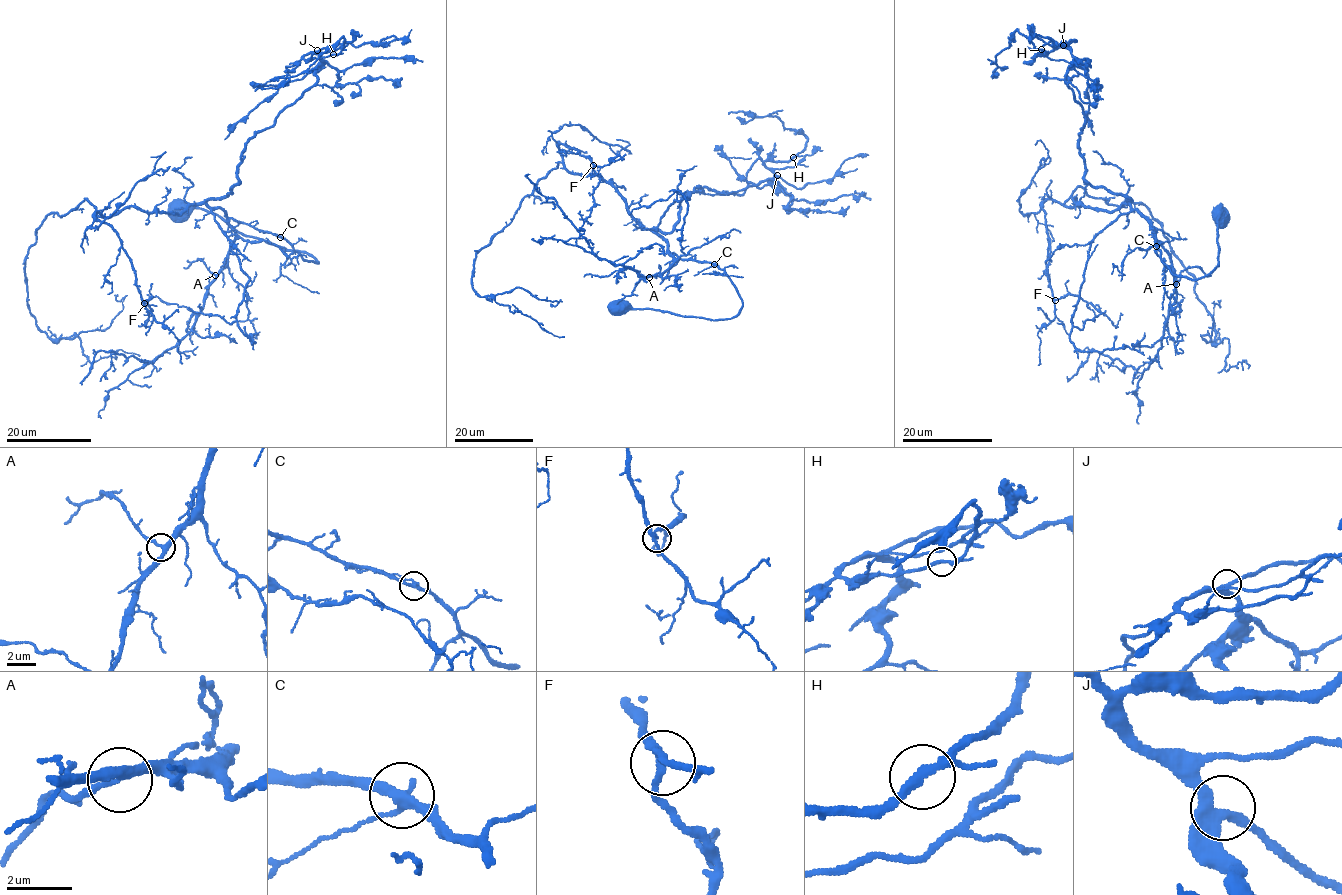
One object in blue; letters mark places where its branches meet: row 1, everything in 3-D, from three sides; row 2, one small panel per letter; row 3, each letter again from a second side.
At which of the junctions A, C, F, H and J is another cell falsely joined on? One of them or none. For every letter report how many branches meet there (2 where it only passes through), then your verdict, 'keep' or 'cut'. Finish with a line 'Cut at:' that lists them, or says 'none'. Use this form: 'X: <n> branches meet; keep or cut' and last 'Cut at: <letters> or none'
A: 3 branches meet; keep
C: 3 branches meet; keep
F: 3 branches meet; keep
H: 3 branches meet; keep
J: 3 branches meet; keep
Cut at: none

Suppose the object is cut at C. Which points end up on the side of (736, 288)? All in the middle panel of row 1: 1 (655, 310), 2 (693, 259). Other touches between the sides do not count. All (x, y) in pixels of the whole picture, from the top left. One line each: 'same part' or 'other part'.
1: same part
2: other part

